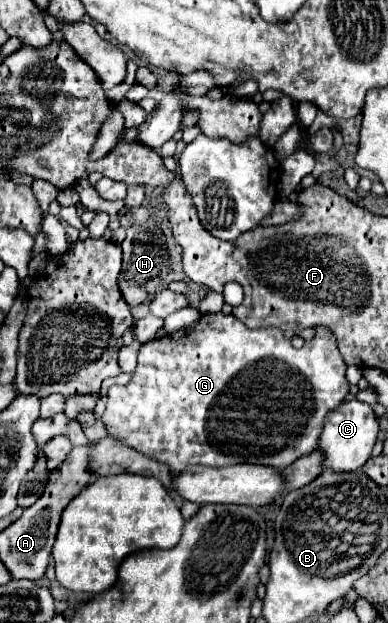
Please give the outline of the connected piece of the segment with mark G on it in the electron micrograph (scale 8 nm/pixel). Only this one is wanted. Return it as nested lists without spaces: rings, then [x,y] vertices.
[[[215,313],[215,315],[203,315],[193,327],[185,327],[181,331],[175,331],[171,335],[165,335],[161,339],[153,339],[145,343],[139,351],[137,359],[137,369],[131,375],[131,381],[127,385],[113,385],[107,391],[107,407],[103,413],[103,421],[107,425],[109,435],[121,439],[123,443],[135,447],[137,451],[169,463],[171,471],[183,471],[185,467],[191,465],[205,465],[205,467],[223,467],[223,465],[233,465],[233,463],[259,463],[259,465],[271,465],[271,467],[287,467],[293,461],[297,461],[303,455],[309,455],[317,449],[317,437],[321,435],[321,423],[333,407],[337,407],[347,395],[349,395],[349,383],[345,377],[347,365],[341,359],[341,353],[337,351],[337,343],[331,335],[329,329],[317,327],[317,337],[313,341],[307,341],[301,349],[295,349],[289,339],[279,329],[267,327],[267,329],[249,329],[245,327],[235,315],[225,315],[225,313]]]

